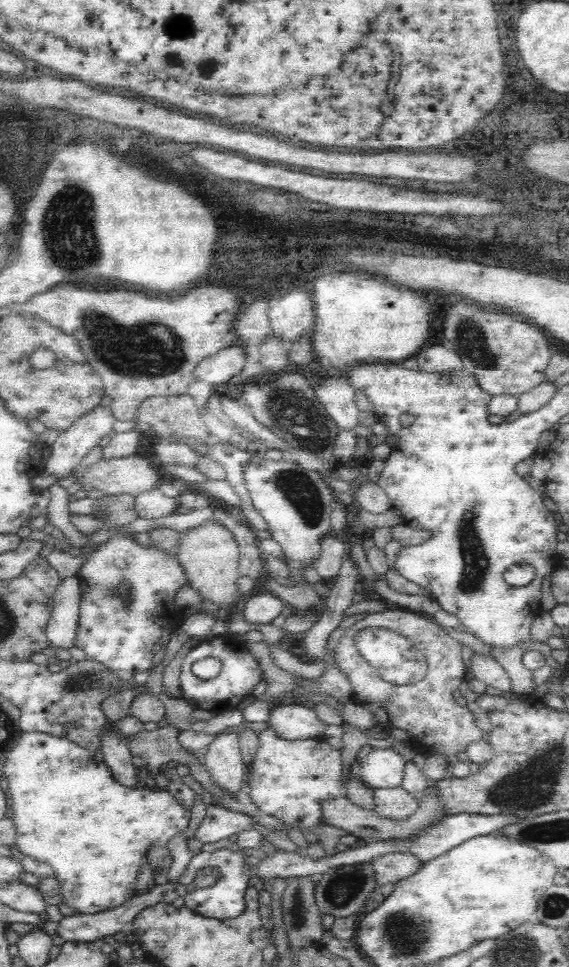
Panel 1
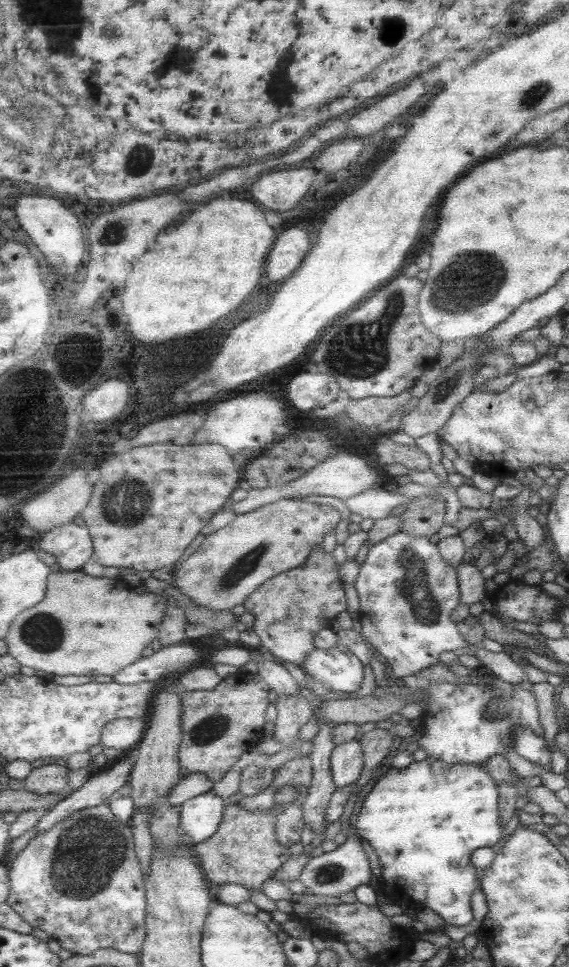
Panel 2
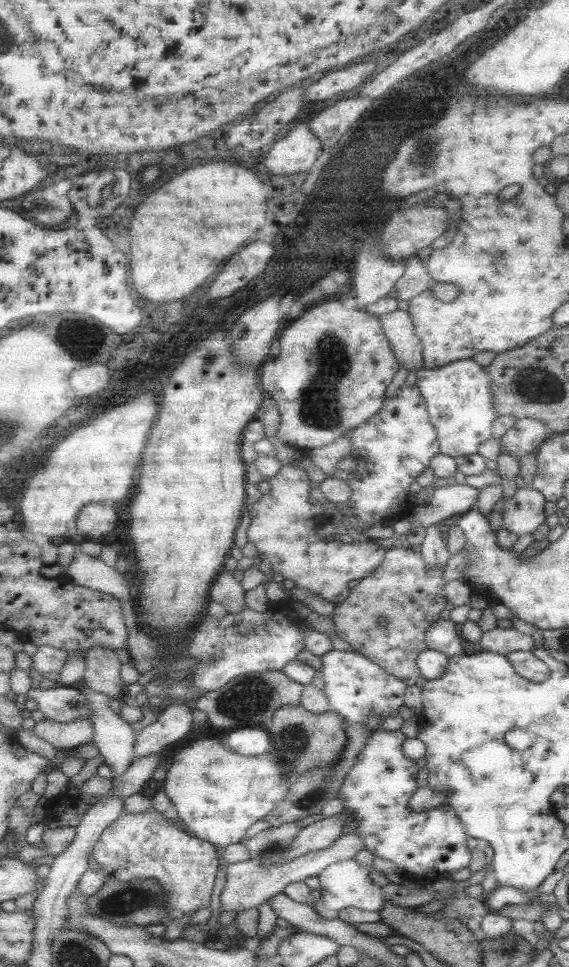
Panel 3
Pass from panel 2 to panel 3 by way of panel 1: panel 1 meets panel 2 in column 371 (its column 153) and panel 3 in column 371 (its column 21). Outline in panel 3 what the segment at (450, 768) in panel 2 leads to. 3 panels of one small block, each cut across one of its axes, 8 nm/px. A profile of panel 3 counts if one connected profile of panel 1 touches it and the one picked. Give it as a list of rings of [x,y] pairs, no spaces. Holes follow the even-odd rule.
[[[377,730],[371,734],[359,750],[355,764],[345,774],[338,799],[350,820],[356,822],[352,831],[361,835],[361,848],[402,868],[403,876],[413,874],[415,880],[422,882],[449,878],[451,873],[469,865],[468,836],[448,807],[439,806],[425,812],[406,808],[408,798],[418,788],[415,776],[419,766],[401,752],[404,740],[398,730]]]

